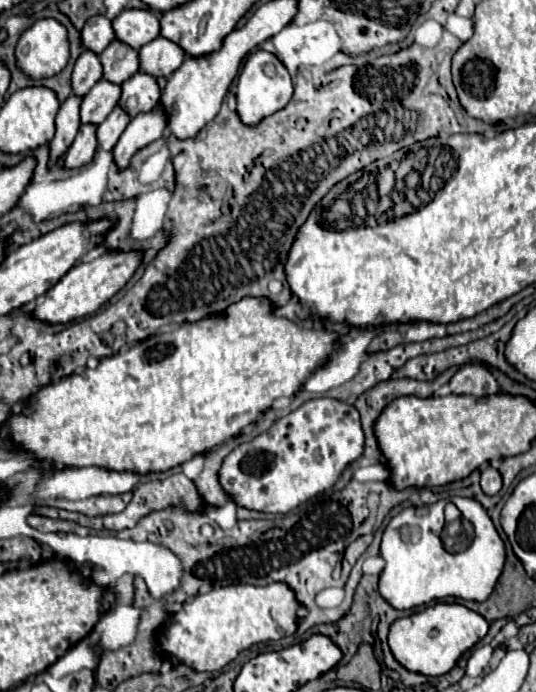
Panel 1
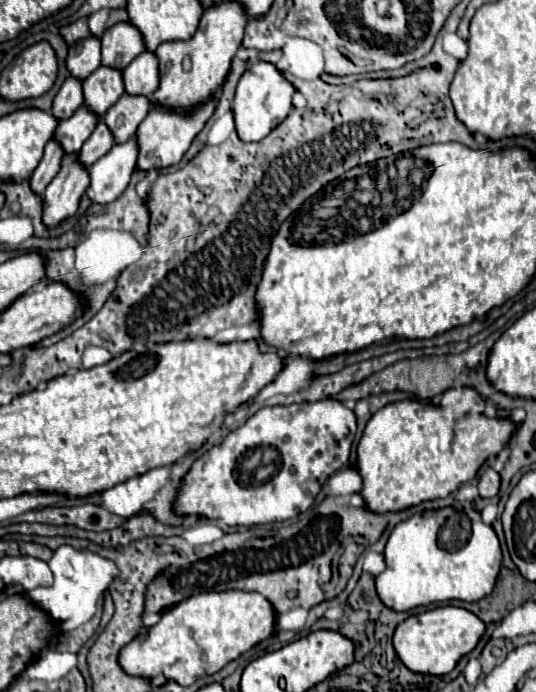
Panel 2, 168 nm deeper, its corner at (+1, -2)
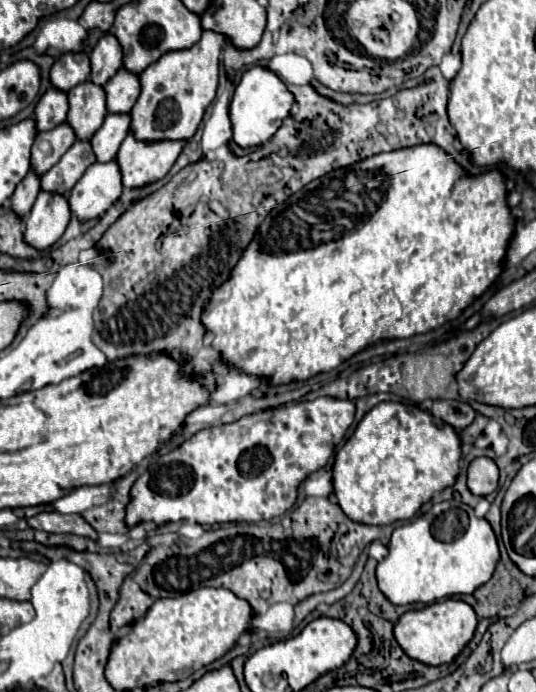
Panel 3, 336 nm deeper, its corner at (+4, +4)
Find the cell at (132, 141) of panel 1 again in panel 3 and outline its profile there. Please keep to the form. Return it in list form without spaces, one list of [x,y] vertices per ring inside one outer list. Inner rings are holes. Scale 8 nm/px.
[[[116,161],[94,163],[86,169],[80,181],[68,195],[72,217],[86,223],[102,217],[106,209],[118,201],[122,193],[122,175],[118,173]]]

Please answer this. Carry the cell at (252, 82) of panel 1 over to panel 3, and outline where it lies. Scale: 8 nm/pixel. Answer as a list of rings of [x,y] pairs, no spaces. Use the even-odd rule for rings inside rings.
[[[252,67],[248,69],[236,91],[234,99],[230,103],[230,121],[234,131],[234,143],[242,149],[252,149],[262,143],[266,143],[282,125],[282,121],[290,115],[290,109],[294,105],[294,95],[286,89],[286,85],[274,75],[272,71],[264,67]]]

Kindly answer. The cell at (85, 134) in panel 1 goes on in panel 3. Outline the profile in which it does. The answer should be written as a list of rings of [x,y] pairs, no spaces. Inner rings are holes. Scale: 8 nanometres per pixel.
[[[40,191],[32,211],[24,219],[24,241],[36,251],[52,247],[70,221],[70,207],[64,195]]]

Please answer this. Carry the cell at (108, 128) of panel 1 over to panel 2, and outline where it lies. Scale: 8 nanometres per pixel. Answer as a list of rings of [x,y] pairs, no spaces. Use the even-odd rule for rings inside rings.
[[[99,121],[93,135],[85,141],[85,147],[81,147],[79,151],[79,159],[85,167],[91,167],[99,157],[103,157],[111,147],[115,145],[115,139],[113,139],[113,133],[109,131],[109,127]]]

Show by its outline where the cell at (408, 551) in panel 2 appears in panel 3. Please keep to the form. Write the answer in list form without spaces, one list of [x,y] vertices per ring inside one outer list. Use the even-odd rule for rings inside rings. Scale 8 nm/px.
[[[470,511],[468,519],[458,519],[458,539],[448,543],[438,541],[432,535],[432,523],[434,515],[432,521],[418,517],[394,529],[388,545],[390,553],[376,567],[378,587],[394,605],[432,603],[450,595],[474,593],[496,569],[500,559],[498,541],[486,519],[480,519]]]

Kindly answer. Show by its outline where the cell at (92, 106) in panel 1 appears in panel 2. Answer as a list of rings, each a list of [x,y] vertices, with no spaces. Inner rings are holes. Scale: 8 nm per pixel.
[[[81,105],[69,119],[59,121],[53,137],[61,143],[65,153],[75,153],[89,139],[99,121],[93,111],[85,111],[85,105]]]

